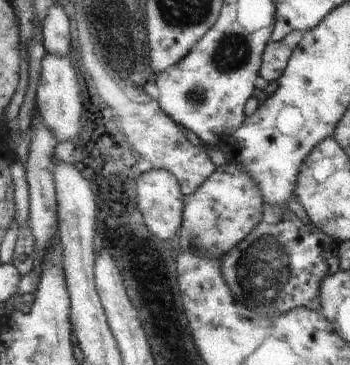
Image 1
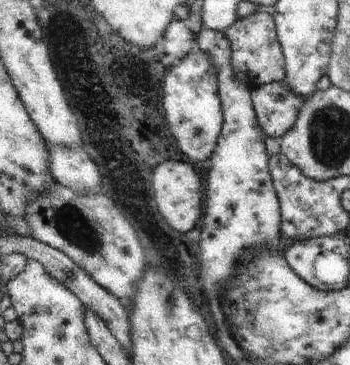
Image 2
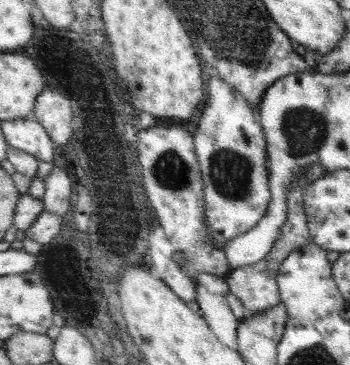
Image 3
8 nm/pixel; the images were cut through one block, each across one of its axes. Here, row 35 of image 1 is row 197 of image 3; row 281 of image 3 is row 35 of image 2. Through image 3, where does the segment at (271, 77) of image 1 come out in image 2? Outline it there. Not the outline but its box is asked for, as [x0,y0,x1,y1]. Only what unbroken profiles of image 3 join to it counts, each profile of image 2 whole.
[225,12,285,90]

